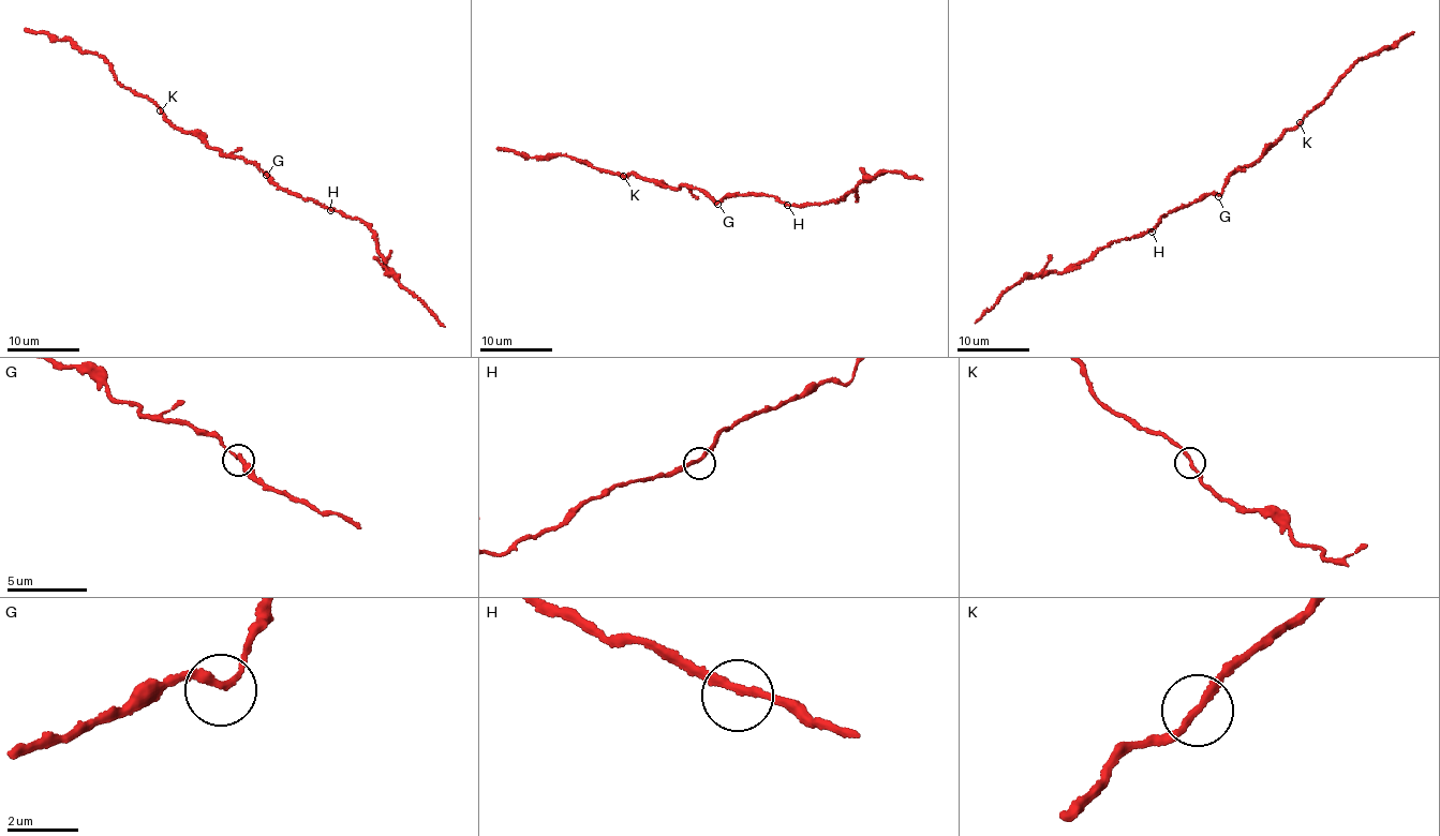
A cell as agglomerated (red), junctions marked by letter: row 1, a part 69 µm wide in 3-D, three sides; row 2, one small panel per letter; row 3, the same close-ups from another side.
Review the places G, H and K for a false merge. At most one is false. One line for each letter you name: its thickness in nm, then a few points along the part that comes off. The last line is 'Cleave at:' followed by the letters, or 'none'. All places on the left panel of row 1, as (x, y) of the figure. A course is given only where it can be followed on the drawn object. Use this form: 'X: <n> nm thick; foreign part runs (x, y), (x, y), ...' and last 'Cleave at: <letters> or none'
Cleave at: none

